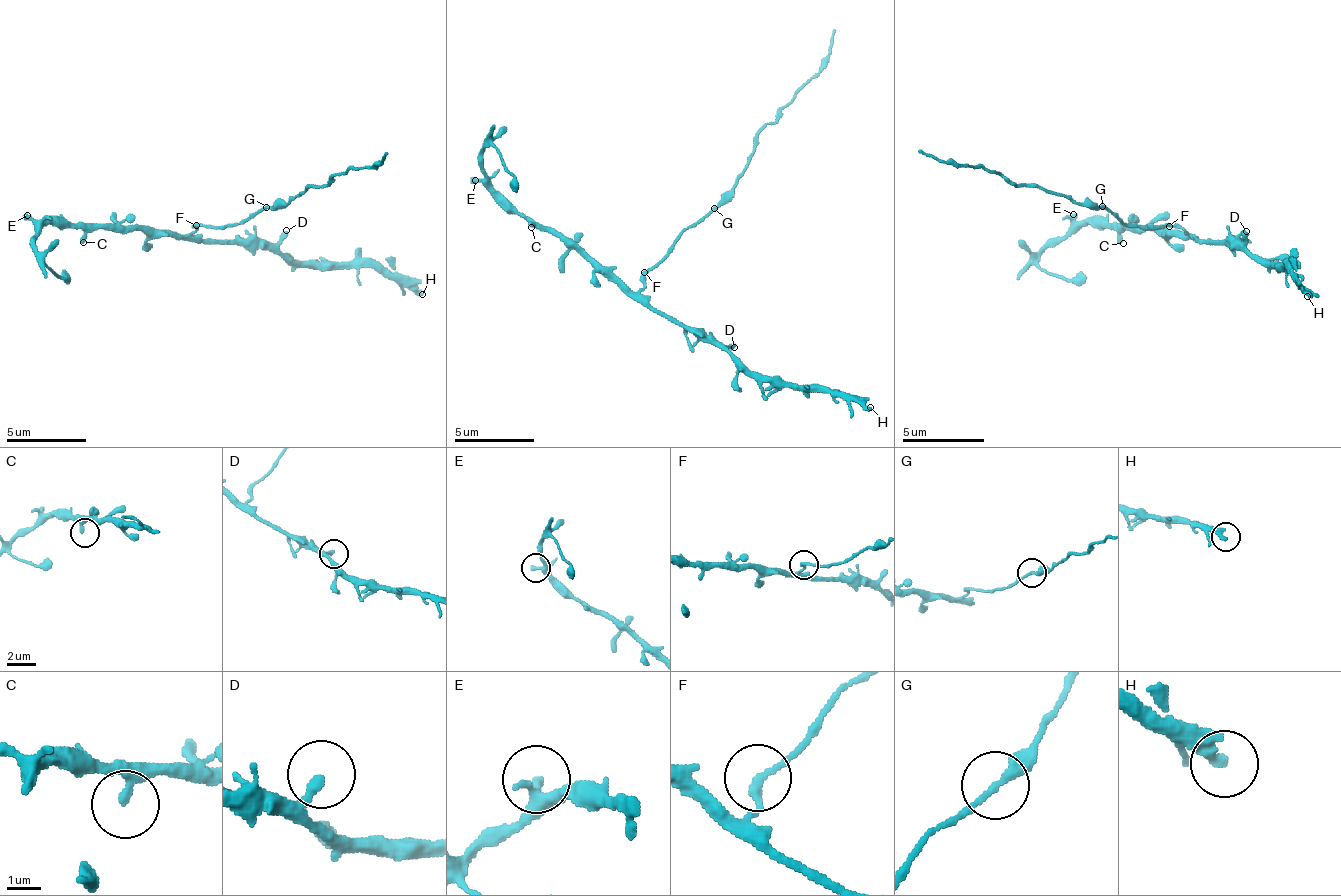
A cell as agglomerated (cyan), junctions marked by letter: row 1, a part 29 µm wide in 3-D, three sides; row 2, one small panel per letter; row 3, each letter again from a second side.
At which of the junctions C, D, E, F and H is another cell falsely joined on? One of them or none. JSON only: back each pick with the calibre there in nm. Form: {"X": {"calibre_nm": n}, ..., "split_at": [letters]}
{"F": {"calibre_nm": 200}, "split_at": ["F"]}

